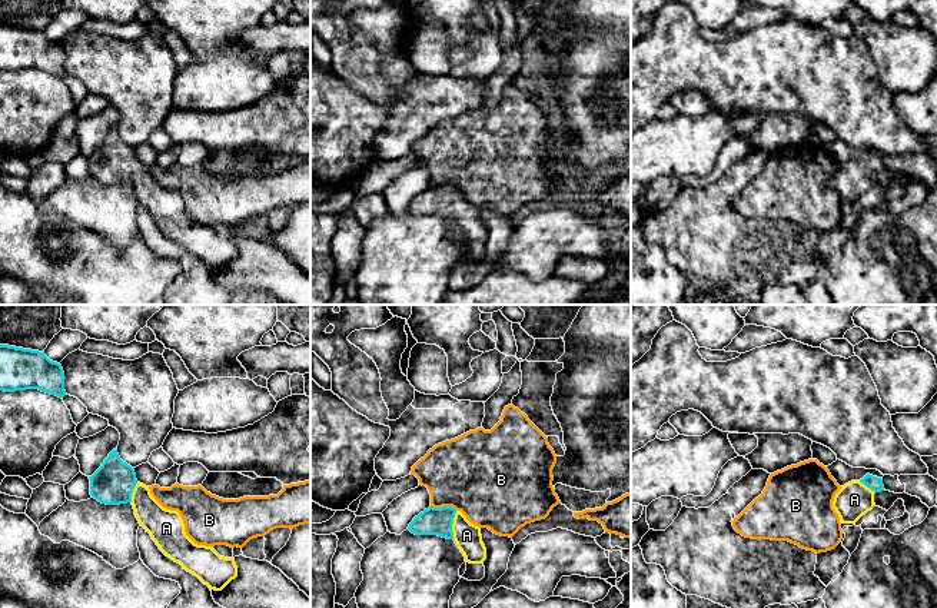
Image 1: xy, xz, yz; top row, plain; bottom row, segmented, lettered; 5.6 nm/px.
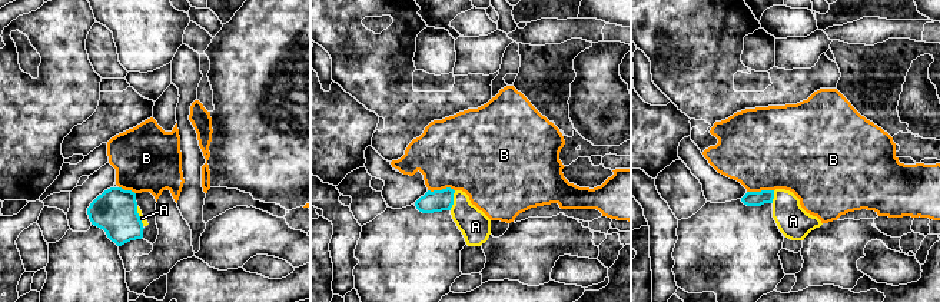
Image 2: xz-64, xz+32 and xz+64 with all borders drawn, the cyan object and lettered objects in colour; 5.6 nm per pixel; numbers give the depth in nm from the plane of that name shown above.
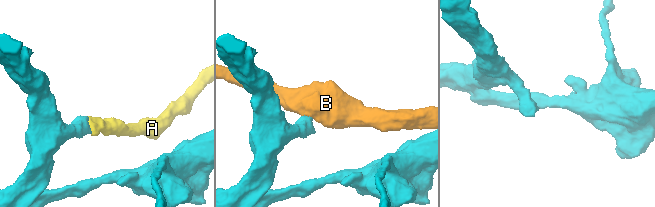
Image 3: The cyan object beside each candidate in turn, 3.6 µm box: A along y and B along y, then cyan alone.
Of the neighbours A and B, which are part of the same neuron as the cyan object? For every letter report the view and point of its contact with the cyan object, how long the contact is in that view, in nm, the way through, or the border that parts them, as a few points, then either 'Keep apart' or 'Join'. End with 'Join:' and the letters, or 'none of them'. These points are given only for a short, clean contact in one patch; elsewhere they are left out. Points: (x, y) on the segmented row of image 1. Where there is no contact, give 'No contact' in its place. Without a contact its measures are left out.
A: Touches cyan at xz (451, 528). Shared border 200 nm. Path across: xz (434, 521), (444, 521), (451, 528), (458, 528), (467, 535). Join
B: Touches cyan at xz (444, 507). Shared border 150 nm. Keep apart
Join: A

